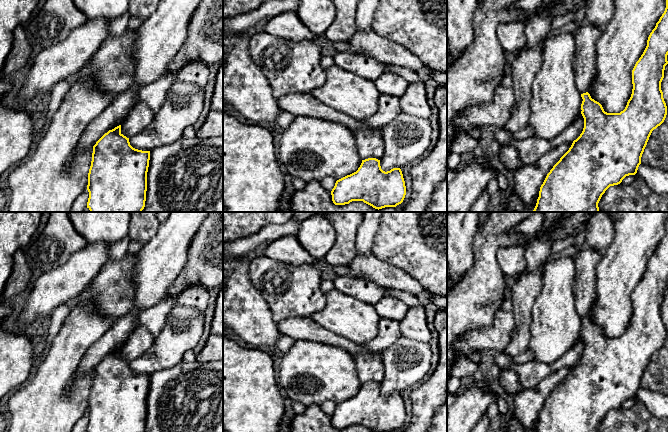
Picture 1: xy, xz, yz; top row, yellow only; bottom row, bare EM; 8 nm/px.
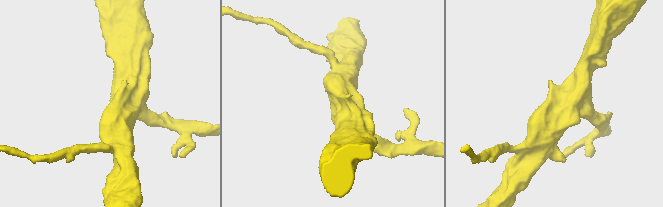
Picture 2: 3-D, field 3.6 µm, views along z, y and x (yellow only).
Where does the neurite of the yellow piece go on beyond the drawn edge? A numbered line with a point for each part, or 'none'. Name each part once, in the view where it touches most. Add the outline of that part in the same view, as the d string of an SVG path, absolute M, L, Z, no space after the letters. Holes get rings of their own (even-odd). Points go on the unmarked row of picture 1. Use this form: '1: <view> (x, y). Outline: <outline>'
none

